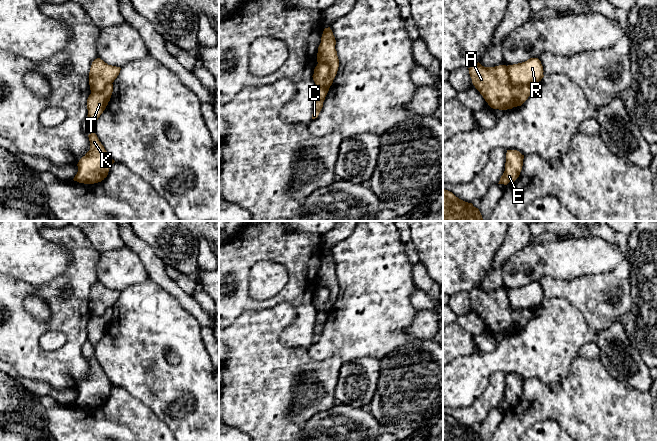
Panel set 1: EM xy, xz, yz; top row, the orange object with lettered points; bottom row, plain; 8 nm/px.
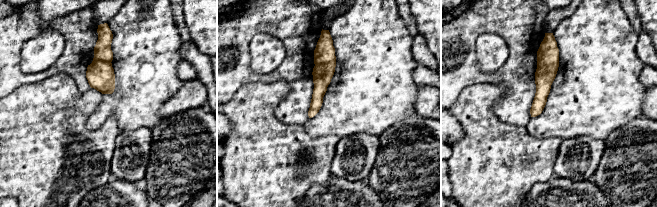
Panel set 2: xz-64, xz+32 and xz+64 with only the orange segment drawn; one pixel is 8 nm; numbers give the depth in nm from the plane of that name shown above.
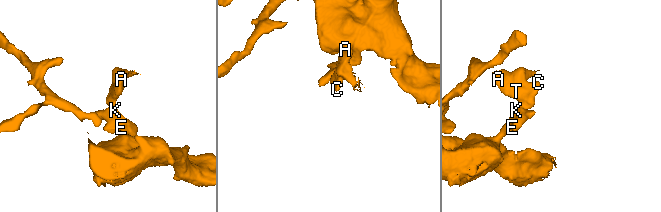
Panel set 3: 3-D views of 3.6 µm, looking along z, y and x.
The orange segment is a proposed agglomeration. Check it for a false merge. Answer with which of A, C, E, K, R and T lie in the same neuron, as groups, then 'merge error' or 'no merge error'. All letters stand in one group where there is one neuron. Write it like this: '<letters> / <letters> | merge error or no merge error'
A C E K T / R | merge error

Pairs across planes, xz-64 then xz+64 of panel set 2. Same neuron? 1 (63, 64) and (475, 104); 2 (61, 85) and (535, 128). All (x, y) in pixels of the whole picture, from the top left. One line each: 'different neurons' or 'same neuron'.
1: different neurons
2: different neurons

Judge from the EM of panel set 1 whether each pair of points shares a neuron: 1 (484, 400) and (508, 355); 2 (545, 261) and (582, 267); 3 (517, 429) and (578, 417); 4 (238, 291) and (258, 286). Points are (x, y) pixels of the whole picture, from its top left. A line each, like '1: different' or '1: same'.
1: different
2: same
3: same
4: different

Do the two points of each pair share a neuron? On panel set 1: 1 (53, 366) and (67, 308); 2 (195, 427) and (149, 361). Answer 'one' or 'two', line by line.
1: one
2: one

